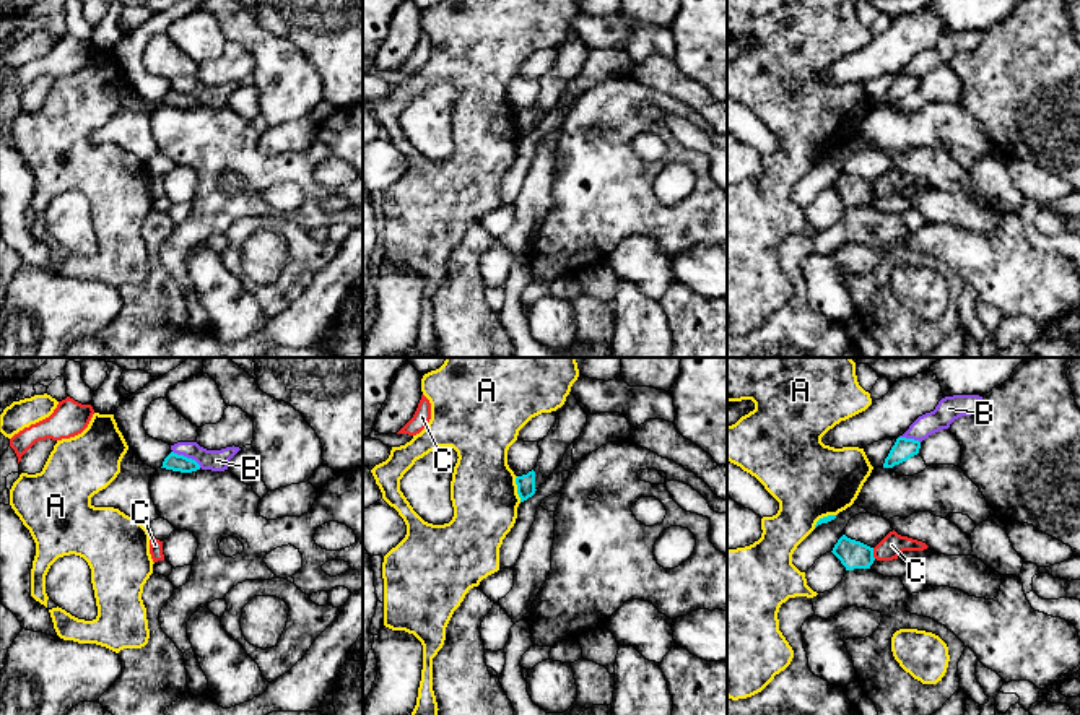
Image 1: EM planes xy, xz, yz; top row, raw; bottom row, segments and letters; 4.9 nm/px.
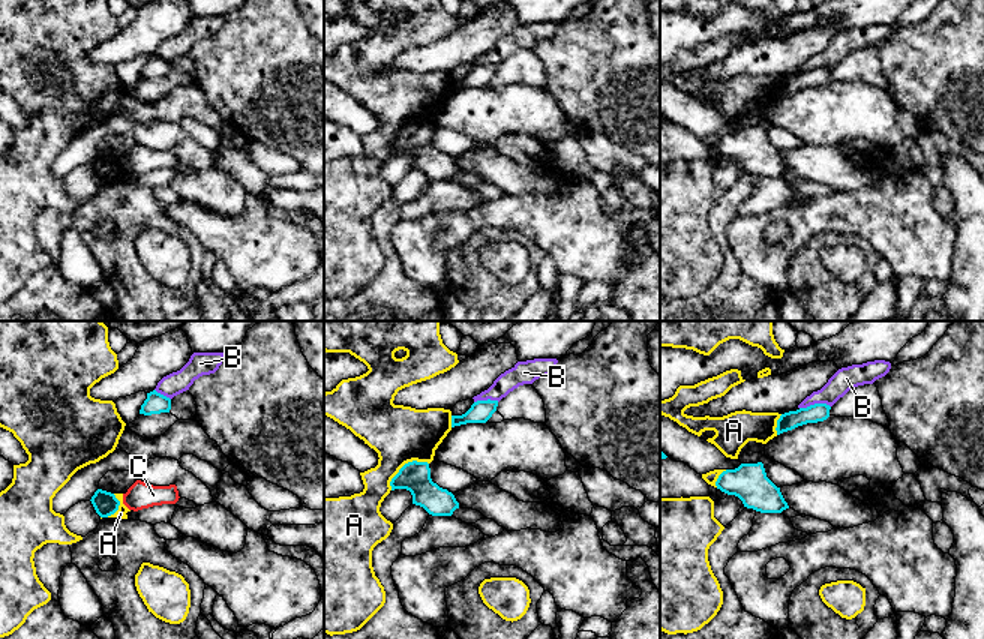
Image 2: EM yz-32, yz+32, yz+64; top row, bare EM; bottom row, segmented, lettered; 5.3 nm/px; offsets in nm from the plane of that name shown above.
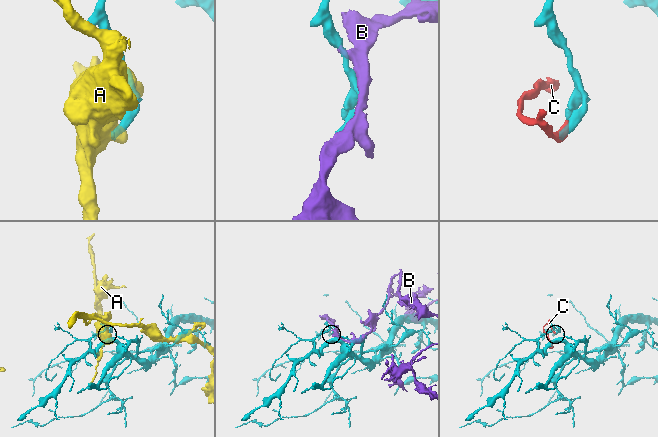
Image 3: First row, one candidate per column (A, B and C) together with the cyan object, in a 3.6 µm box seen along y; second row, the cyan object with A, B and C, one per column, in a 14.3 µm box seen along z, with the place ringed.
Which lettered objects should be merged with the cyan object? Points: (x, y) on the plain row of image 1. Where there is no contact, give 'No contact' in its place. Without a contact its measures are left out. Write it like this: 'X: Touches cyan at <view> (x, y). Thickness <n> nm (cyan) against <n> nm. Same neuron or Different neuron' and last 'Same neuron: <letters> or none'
A: Touches cyan at xz (518, 125). Thickness 100 nm (cyan) against 320 nm. Different neuron
B: Touches cyan at xy (186, 93). Thickness 90 nm (cyan) against 110 nm. Different neuron
C: Touches cyan at yz (872, 189). Thickness 140 nm (cyan) against 110 nm. Different neuron
Same neuron: none

